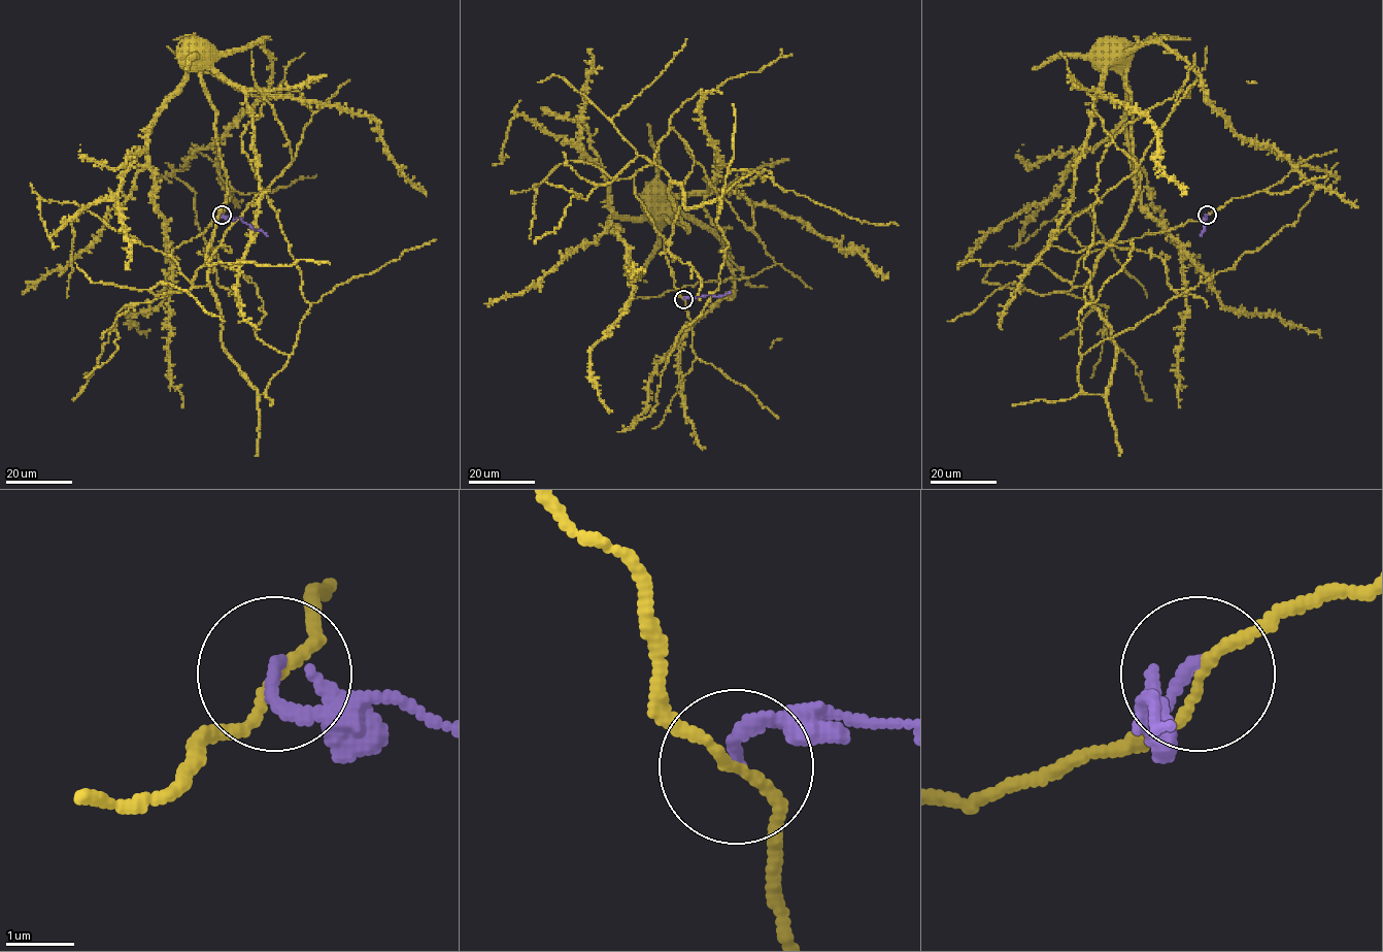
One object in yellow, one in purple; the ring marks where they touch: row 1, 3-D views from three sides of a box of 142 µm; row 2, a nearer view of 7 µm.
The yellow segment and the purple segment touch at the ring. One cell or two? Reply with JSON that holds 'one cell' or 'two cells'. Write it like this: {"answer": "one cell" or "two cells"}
{"answer": "two cells"}

